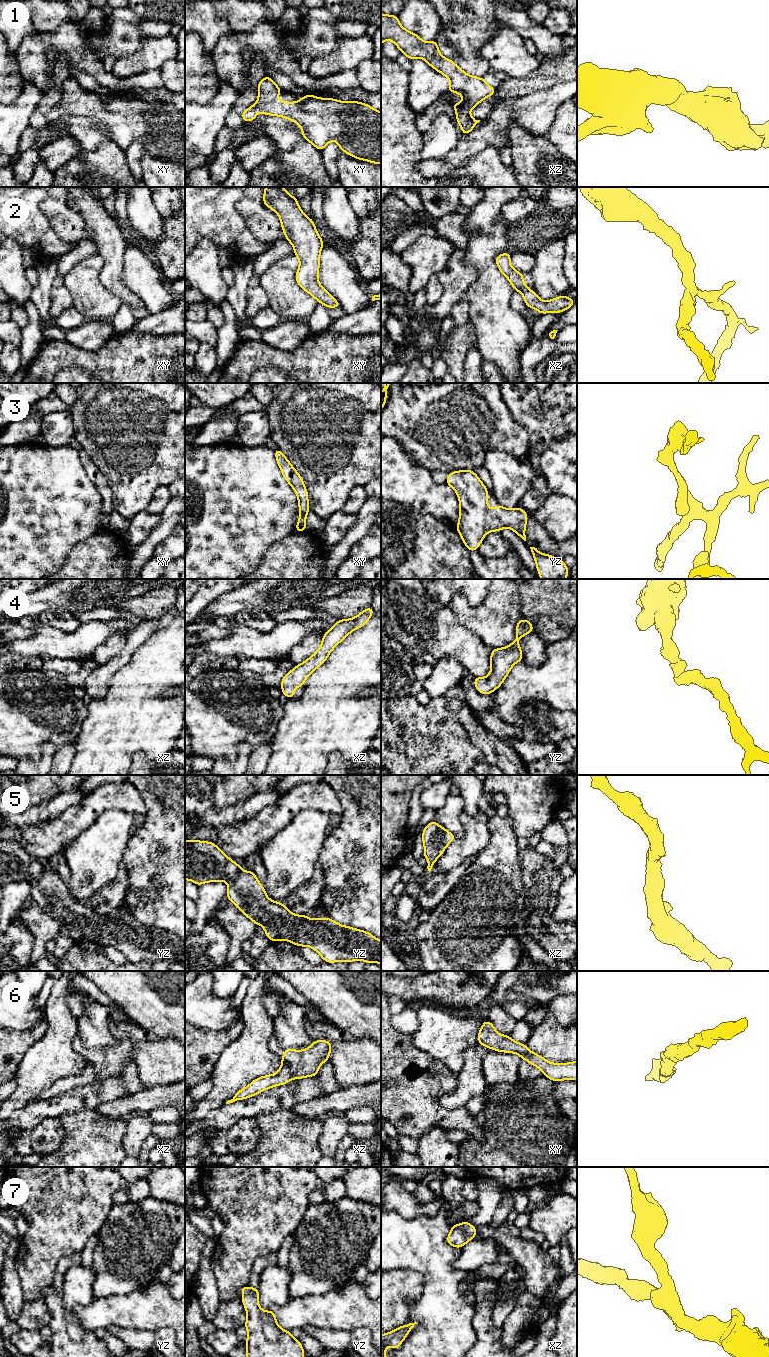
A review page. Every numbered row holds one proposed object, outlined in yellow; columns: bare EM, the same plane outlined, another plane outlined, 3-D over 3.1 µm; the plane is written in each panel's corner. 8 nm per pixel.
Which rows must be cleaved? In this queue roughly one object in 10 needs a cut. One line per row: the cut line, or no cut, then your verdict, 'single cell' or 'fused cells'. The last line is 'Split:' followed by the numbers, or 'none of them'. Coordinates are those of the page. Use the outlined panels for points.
1: no cut | single cell
2: no cut | single cell
3: no cut | single cell
4: no cut | single cell
5: no cut | single cell
6: no cut | single cell
7: no cut | single cell
Split: none of them

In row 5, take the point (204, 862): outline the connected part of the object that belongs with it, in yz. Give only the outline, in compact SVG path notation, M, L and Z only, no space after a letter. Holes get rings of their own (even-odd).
M185 840L185 880L191 880L197 886L207 882L226 881L226 897L256 925L261 925L270 941L285 940L299 947L309 946L328 963L363 960L366 964L381 964L381 941L371 933L343 926L329 917L312 919L306 915L291 913L283 903L267 897L264 887L253 871L242 870L239 864L212 842Z

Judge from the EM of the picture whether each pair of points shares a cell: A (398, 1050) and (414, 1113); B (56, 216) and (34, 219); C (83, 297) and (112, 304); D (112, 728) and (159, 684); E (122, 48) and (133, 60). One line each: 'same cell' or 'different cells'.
A: same cell
B: different cells
C: same cell
D: same cell
E: different cells

